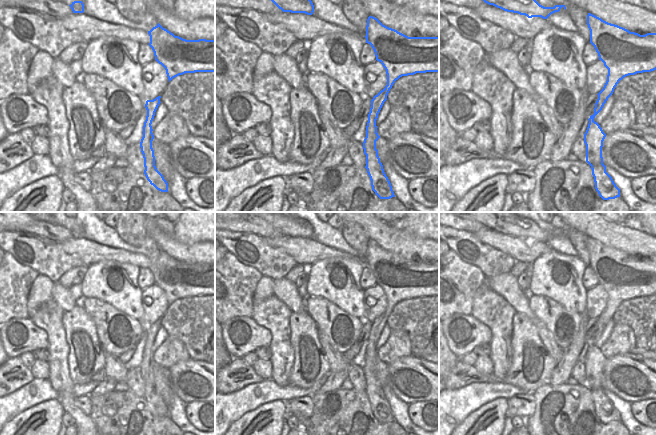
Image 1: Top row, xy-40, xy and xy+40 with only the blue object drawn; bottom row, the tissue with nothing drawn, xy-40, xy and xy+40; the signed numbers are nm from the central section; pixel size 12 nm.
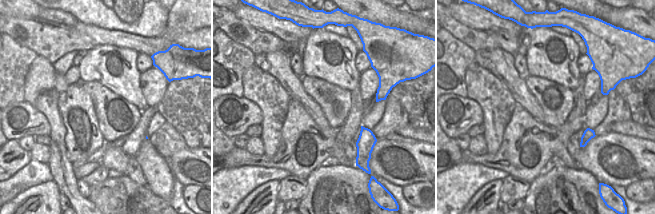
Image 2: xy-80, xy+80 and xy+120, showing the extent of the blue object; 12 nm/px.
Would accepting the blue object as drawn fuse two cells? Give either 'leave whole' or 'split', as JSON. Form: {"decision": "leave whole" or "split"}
{"decision": "leave whole"}

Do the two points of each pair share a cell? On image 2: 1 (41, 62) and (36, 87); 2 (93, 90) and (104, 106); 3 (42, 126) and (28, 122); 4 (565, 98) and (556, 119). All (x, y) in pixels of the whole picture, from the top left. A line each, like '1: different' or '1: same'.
1: same
2: same
3: same
4: same

